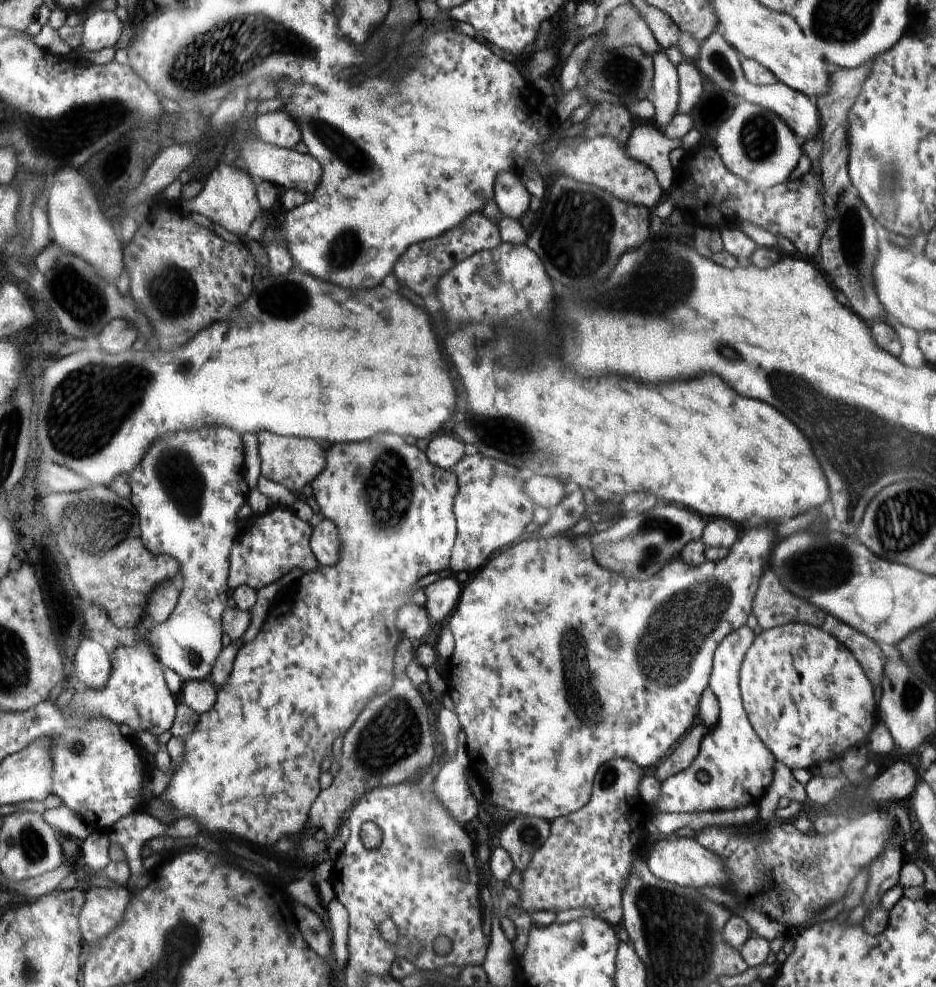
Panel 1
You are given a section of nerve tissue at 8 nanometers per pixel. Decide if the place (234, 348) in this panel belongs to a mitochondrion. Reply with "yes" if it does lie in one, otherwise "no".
no

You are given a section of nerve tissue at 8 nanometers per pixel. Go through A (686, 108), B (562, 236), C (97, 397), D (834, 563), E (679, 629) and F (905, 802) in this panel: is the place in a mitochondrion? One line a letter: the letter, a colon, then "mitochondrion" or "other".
A: other
B: mitochondrion
C: mitochondrion
D: mitochondrion
E: mitochondrion
F: other

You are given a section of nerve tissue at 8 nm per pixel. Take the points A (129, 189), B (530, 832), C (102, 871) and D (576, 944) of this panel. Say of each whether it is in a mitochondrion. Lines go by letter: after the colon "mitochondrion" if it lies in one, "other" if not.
A: other
B: mitochondrion
C: other
D: mitochondrion

